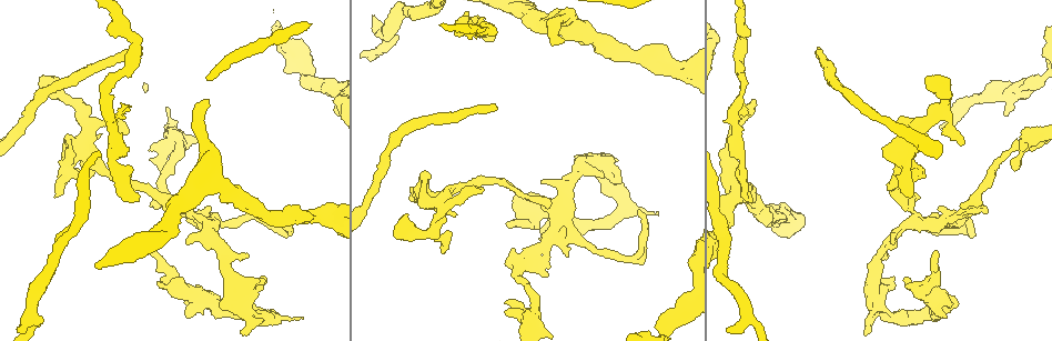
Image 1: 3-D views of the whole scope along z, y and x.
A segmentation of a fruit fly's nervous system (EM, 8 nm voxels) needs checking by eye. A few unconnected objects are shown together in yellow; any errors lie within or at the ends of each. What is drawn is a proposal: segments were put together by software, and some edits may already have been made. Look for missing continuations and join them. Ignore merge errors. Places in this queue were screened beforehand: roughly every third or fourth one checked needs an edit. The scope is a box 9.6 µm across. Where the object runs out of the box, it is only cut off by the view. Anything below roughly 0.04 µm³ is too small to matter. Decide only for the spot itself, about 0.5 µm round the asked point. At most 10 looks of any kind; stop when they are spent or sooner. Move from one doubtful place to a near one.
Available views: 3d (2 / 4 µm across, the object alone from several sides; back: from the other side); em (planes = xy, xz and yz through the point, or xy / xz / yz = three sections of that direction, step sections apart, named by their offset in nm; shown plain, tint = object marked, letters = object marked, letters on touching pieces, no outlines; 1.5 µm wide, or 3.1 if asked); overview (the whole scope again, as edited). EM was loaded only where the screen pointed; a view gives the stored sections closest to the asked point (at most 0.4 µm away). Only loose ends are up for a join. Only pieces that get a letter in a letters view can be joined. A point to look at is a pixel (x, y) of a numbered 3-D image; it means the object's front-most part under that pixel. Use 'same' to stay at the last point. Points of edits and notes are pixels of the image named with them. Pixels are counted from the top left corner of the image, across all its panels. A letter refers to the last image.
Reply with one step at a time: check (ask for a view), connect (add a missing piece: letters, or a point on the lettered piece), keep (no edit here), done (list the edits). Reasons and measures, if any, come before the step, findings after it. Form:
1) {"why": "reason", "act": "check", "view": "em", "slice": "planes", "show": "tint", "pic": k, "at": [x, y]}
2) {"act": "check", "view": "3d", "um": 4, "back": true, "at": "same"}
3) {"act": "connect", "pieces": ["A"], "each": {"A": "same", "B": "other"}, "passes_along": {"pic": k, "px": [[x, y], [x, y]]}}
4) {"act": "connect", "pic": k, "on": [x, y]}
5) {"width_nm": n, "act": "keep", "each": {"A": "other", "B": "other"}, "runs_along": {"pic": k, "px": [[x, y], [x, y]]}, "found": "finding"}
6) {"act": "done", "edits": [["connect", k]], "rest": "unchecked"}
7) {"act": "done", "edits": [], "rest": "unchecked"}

{"act": "check", "view": "em", "slice": "xz", "step": 8, "show": "plain", "pic": 1, "at": [494, 107]}

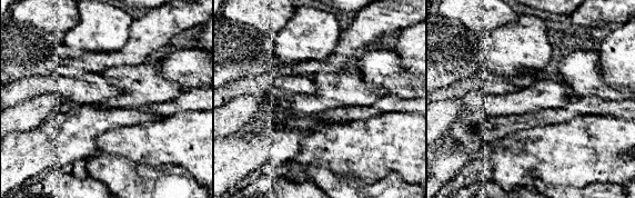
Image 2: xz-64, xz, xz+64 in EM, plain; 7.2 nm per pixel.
{"why": "what lies round it", "act": "check", "view": "em", "slice": "xz", "step": 8, "show": "letters", "at": "same"}

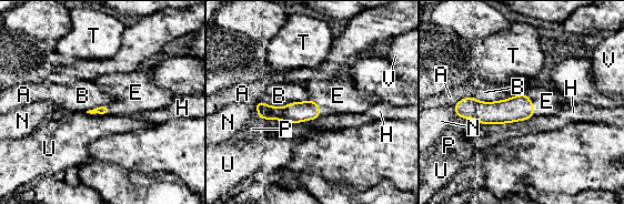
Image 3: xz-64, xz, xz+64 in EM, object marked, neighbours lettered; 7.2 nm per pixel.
{"act": "connect", "pieces": ["E"], "each": {"A": "other", "B": "other", "E": "same", "H": "other", "N": "other", "P": "other", "T": "other", "U": "other", "V": "other"}, "passes_along": {"pic": 3, "px": [[519, 108], [532, 104], [546, 101]]}, "found": "the neuron continues"}

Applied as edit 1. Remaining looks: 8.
{"act": "check", "view": "em", "slice": "yz", "step": 8, "show": "letters", "pic": 1, "at": [136, 200]}

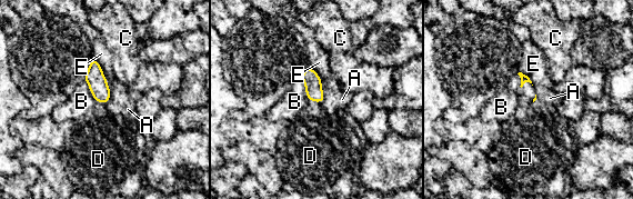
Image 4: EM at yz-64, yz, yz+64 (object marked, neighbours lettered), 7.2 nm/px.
{"why": "cut it another way", "act": "check", "view": "em", "slice": "planes", "show": "letters", "at": "same"}

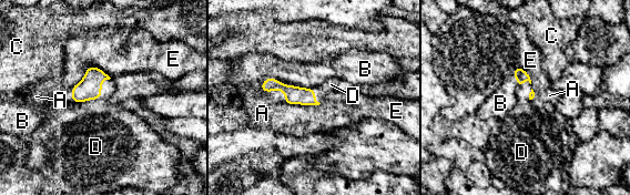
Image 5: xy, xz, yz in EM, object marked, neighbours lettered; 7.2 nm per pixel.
{"longest_contact_nm": ["B", 380], "act": "connect", "pieces": ["D"], "each": {"A": "other", "B": "other", "C": "other", "D": "same", "E": "other"}, "passes_along": {"pic": 5, "px": [[90, 86], [88, 99], [97, 132]]}, "found": "the neuron continues"}

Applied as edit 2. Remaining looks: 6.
{"why": "see it whole again", "act": "check", "view": "overview"}

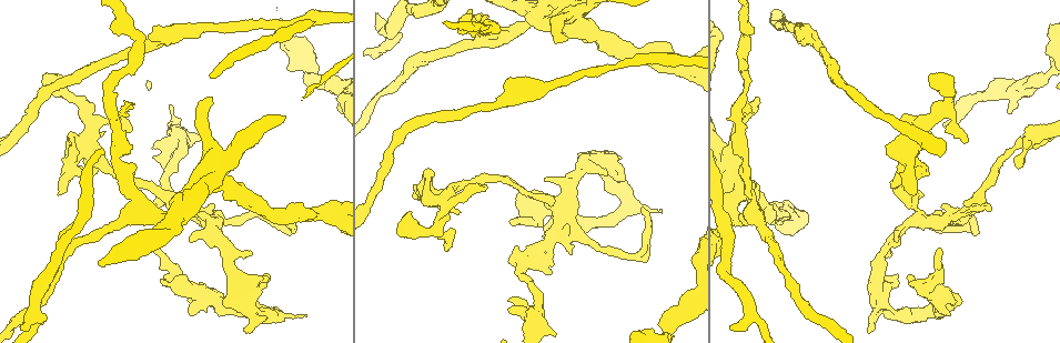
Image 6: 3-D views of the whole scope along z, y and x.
{"why": "an open end", "act": "check", "view": "3d", "um": 2, "pic": 6, "at": [155, 252]}

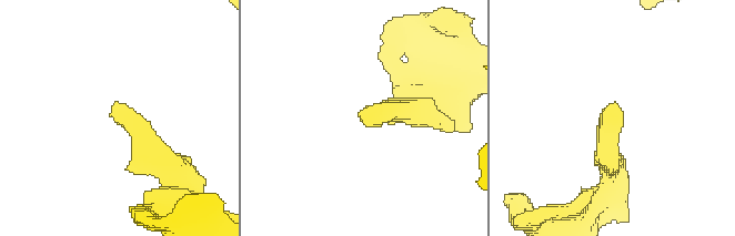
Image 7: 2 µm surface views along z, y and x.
{"act": "check", "view": "em", "slice": "yz", "step": 8, "show": "letters", "pic": 7, "at": [365, 120]}

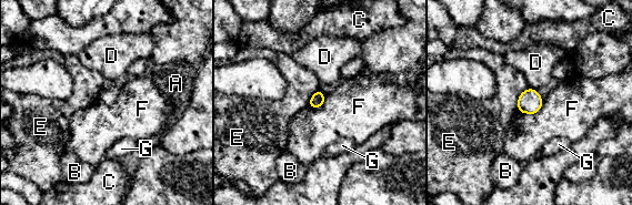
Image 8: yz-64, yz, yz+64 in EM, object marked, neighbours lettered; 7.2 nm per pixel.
{"why": "cut it another way", "act": "check", "view": "em", "slice": "planes", "show": "letters", "at": "same"}

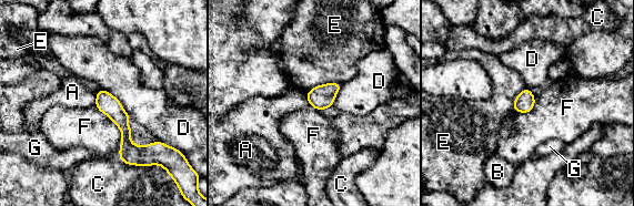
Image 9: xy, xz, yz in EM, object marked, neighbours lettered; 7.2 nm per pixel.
{"width_nm": 150, "act": "keep", "each": {"A": "other", "B": "other", "C": "other", "D": "other", "E": "other", "F": "other", "G": "other"}, "border": {"pic": 9, "px": [[96, 93], [96, 101], [93, 103]]}, "found": "no lettered piece goes on from it"}

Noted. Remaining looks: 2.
{"act": "done", "edits": [["connect", 3], ["connect", 5]], "rest": "unchecked"}

